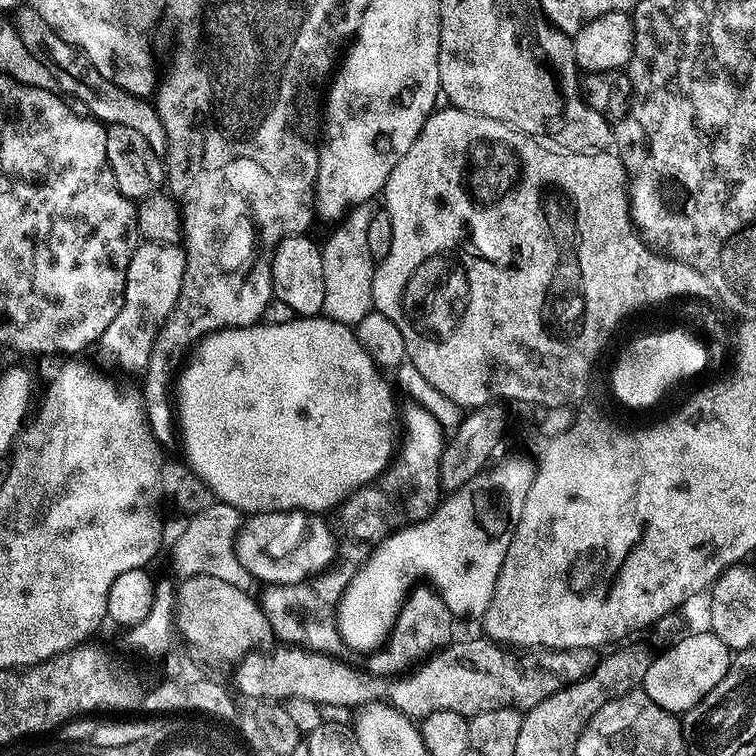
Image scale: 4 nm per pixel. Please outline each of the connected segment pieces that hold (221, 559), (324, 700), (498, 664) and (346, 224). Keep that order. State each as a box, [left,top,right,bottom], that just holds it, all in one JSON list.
[[170,502,254,589],[235,646,380,710],[390,639,598,718],[321,201,376,326]]

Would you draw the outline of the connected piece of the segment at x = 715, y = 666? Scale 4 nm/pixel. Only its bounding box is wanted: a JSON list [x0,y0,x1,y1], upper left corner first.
[642,630,733,714]

